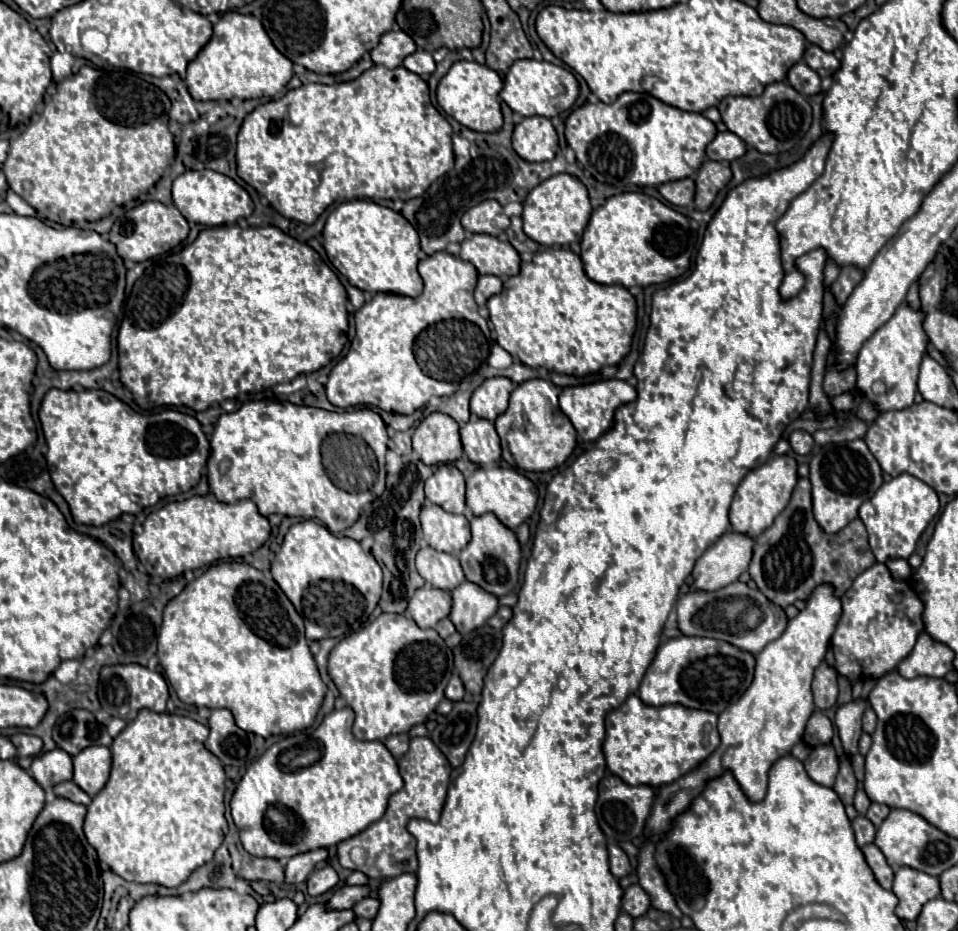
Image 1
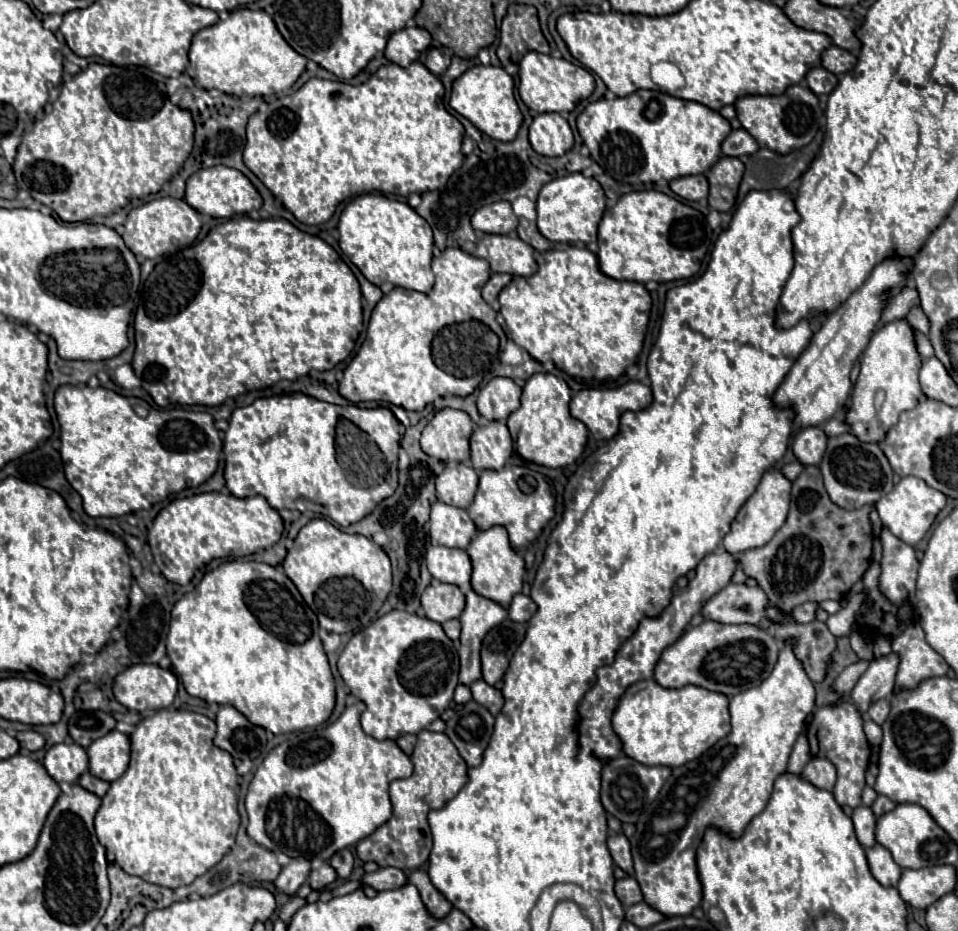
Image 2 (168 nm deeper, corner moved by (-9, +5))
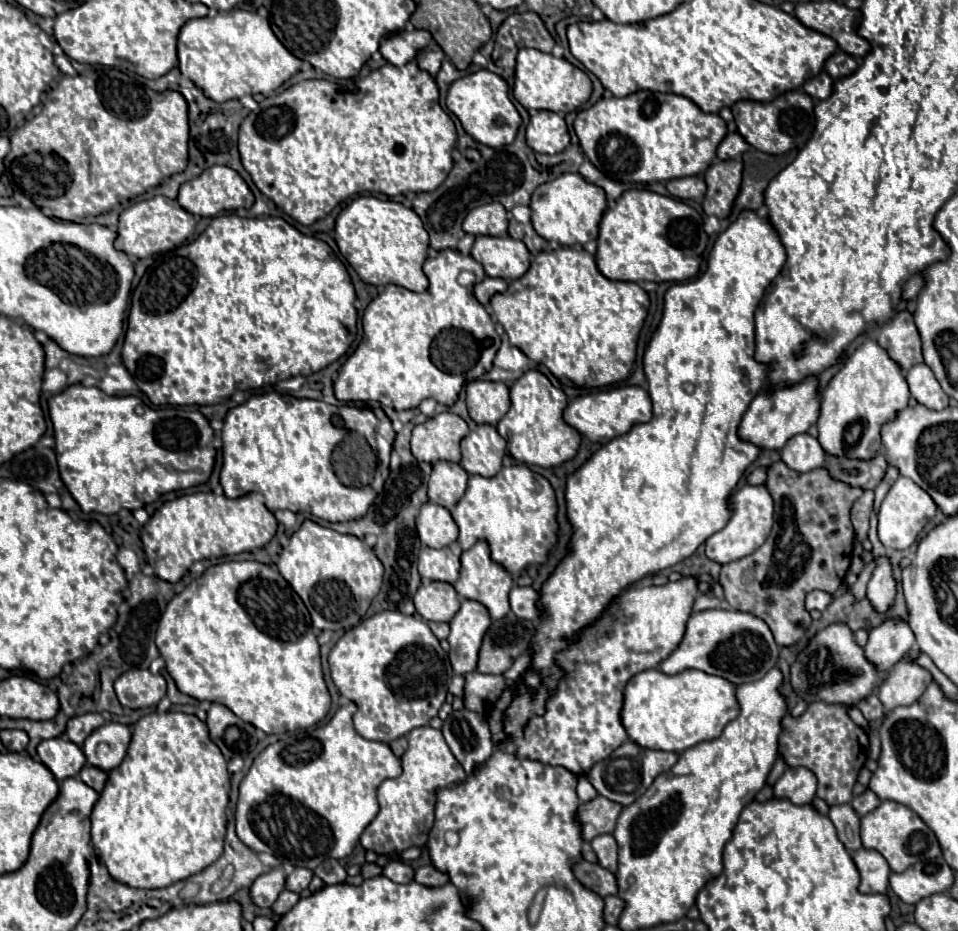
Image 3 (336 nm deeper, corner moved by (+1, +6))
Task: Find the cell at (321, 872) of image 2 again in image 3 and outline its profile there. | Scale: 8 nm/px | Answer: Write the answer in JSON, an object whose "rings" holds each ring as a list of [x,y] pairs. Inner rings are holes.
{"rings":[[[295,868],[295,870],[287,876],[287,880],[285,880],[285,888],[299,894],[301,890],[305,890],[305,888],[309,886],[311,878],[313,878],[313,870],[309,870],[309,868]]]}

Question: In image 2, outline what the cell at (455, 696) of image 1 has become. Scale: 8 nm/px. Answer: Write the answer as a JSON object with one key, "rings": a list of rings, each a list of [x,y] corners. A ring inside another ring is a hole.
{"rings":[[[473,589],[465,593],[467,605],[459,617],[461,629],[461,647],[459,647],[459,683],[471,685],[473,681],[481,679],[481,663],[479,663],[479,649],[485,633],[499,625],[507,617],[507,609],[499,603],[477,595]]]}

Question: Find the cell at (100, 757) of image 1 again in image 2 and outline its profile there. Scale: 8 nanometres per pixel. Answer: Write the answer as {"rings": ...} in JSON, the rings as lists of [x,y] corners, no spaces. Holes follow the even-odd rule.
{"rings":[[[117,729],[87,747],[89,773],[111,783],[119,779],[129,763],[129,737]]]}

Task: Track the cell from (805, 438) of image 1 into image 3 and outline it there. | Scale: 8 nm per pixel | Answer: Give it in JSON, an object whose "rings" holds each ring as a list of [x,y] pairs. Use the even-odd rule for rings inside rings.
{"rings":[[[797,434],[781,450],[781,460],[795,472],[809,472],[823,466],[825,452],[817,438],[809,434]]]}

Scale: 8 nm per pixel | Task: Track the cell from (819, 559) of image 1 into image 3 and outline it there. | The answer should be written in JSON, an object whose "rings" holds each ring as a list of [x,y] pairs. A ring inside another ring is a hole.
{"rings":[[[781,460],[773,462],[767,468],[765,488],[769,490],[775,502],[775,526],[765,544],[751,556],[721,566],[719,584],[723,586],[725,600],[729,602],[731,608],[759,616],[769,624],[779,646],[791,646],[805,634],[805,630],[811,624],[811,616],[805,610],[805,596],[811,590],[825,590],[833,594],[849,570],[851,550],[855,542],[849,510],[851,504],[863,494],[863,490],[857,490],[857,486],[845,486],[845,482],[829,478],[829,472],[825,468],[815,468],[811,472],[801,474],[789,470]]]}

